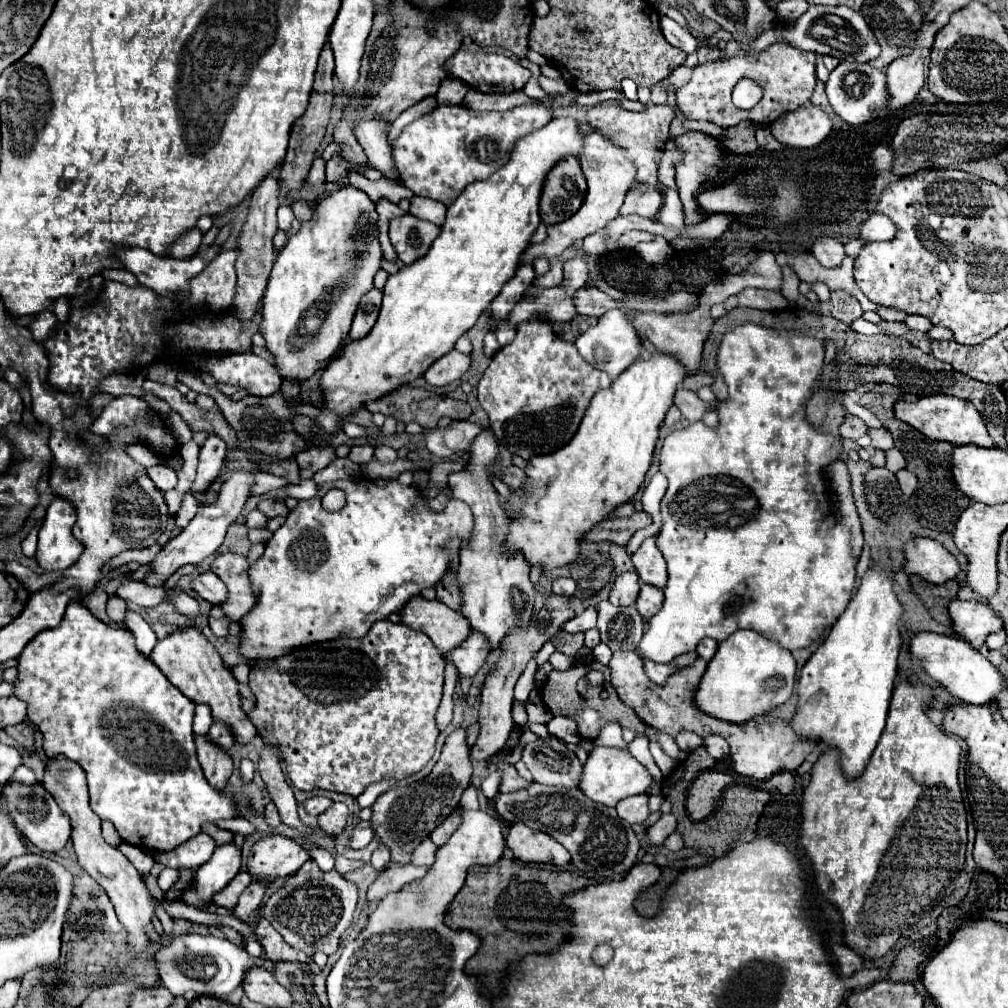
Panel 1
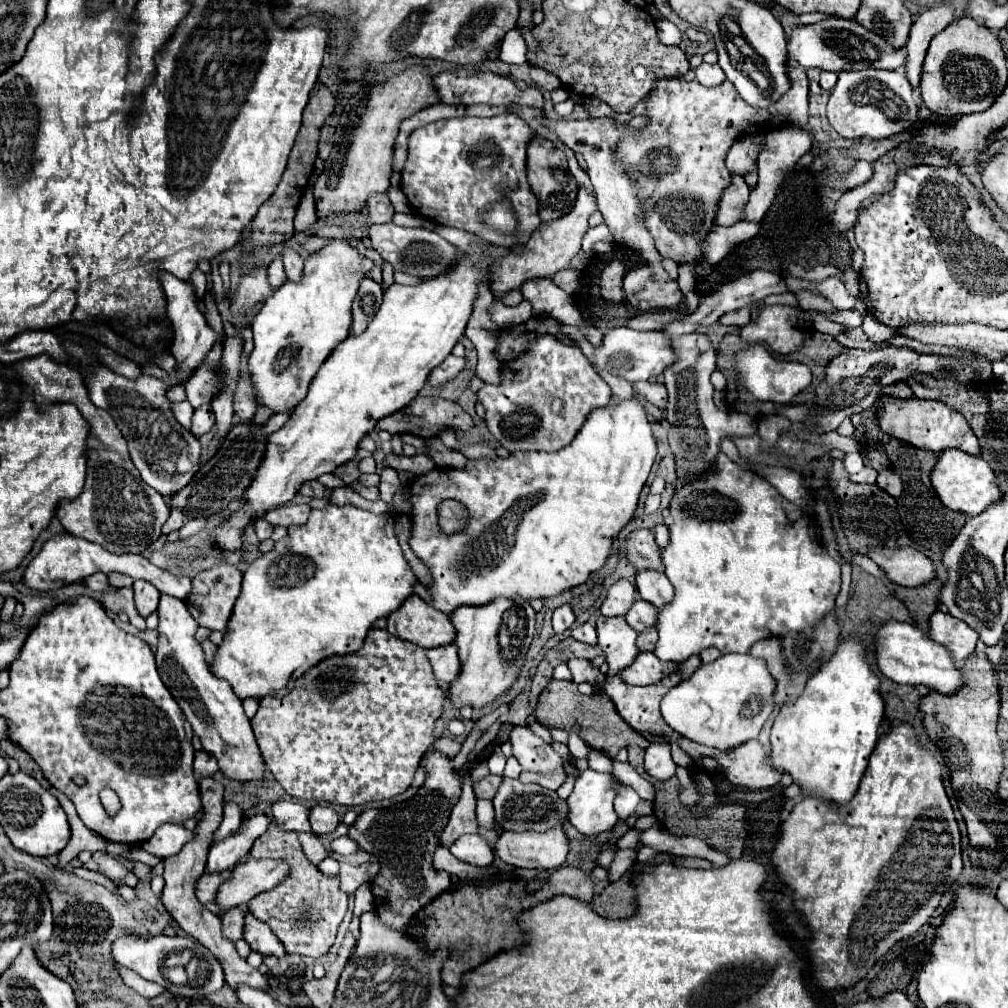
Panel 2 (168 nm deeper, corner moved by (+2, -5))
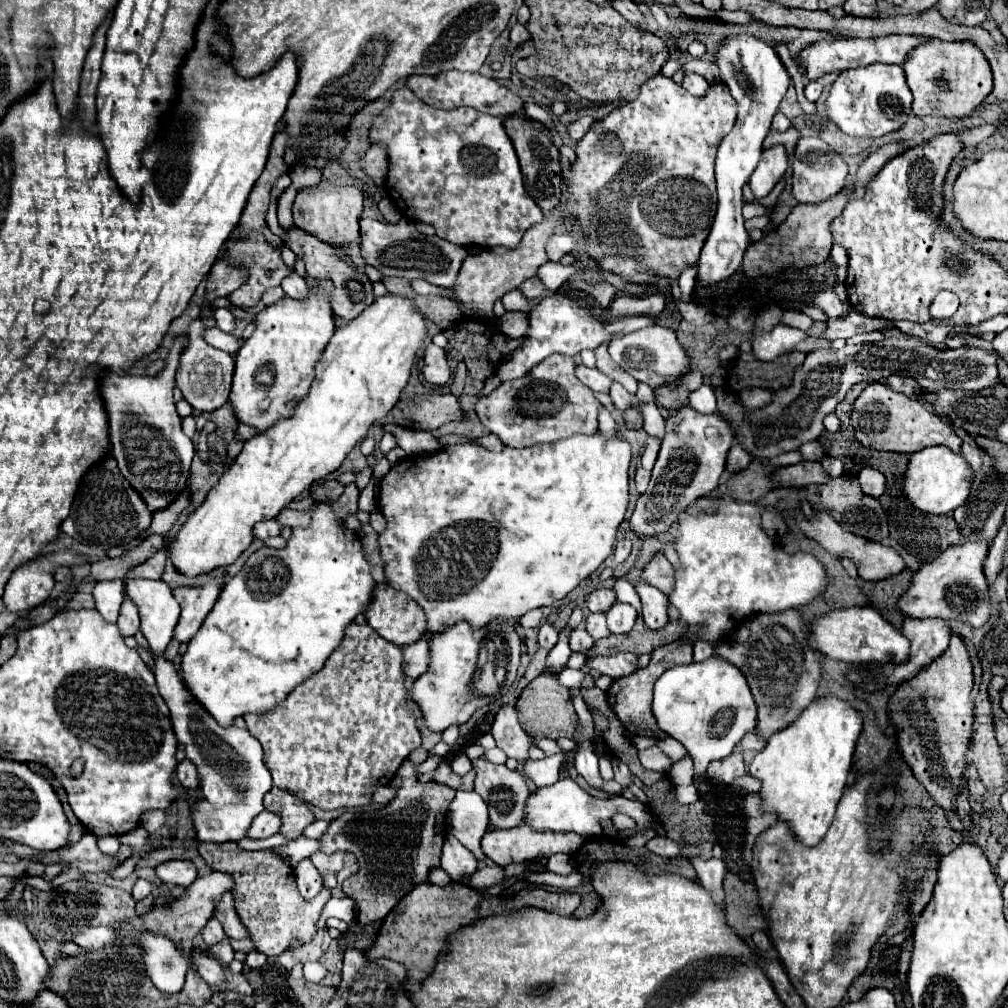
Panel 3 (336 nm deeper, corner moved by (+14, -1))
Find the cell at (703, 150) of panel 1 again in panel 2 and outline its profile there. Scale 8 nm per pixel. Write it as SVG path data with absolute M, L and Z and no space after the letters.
M731 175L731 186L723 192L719 202L719 214L717 224L729 227L742 219L743 209L748 203L750 189L744 178Z

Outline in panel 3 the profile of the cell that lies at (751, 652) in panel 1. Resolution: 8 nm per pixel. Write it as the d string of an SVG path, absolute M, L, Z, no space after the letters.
M715 656L669 668L653 690L653 714L661 730L679 740L693 758L693 776L703 778L707 764L727 758L741 738L757 726L757 706L741 670Z

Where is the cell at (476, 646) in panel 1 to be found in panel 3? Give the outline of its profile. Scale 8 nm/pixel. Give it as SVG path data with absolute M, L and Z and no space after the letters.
M421 638L415 644L403 646L403 654L405 654L405 674L411 678L419 678L421 674L425 674L427 666L429 666L429 640Z

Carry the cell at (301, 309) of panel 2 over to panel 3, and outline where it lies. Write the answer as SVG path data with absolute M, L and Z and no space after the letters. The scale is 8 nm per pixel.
M315 280L315 284L317 286L309 288L307 298L303 300L283 296L281 302L263 308L255 316L253 334L243 342L235 356L229 402L237 420L255 426L257 432L267 430L279 418L289 416L297 400L309 392L315 362L335 332L335 316L331 308L333 282Z

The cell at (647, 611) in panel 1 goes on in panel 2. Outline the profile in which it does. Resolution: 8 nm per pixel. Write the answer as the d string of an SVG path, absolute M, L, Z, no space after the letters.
M637 598L631 606L631 610L625 614L627 624L635 630L635 632L643 632L651 626L655 626L657 622L657 608L649 602L643 602L641 598Z

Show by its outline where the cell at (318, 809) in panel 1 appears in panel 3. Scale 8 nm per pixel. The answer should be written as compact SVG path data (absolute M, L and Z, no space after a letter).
M263 810L249 828L249 838L269 838L281 830L281 818L275 812Z

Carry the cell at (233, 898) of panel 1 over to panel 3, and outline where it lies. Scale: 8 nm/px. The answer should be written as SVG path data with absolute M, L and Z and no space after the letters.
M169 860L157 866L157 876L165 884L189 888L197 878L197 868L191 860Z

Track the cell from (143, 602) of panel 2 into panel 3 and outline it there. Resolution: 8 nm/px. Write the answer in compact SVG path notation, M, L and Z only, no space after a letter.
M125 596L123 604L121 604L121 614L119 614L119 620L117 620L117 626L121 630L123 636L131 636L139 630L139 610L137 610L137 604Z

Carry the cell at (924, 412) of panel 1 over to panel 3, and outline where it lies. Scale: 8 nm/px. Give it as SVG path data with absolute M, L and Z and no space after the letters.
M879 382L869 384L859 394L859 398L853 404L851 424L855 428L857 440L861 440L861 444L867 448L913 454L927 446L943 444L951 452L961 452L961 438L953 432L953 428L943 418L939 418L933 410L925 408L925 402L911 400L905 394L899 394Z

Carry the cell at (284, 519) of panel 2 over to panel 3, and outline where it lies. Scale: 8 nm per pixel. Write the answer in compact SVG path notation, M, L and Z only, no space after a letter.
M285 508L281 510L281 514L275 518L279 524L283 526L289 526L289 528L295 528L295 526L307 526L309 524L309 512L299 512L299 510L291 510L291 508Z

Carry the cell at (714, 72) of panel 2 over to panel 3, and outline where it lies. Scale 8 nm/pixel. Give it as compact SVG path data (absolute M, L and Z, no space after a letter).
M685 72L685 78L683 78L683 88L687 92L691 92L693 96L703 96L709 88L709 82L699 76L699 74L693 74L693 72Z

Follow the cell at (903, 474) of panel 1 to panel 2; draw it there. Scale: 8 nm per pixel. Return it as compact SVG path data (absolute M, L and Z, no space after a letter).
M883 470L883 472L879 472L875 484L877 484L881 490L885 490L887 494L891 494L893 498L899 498L899 494L901 494L901 490L903 490L901 478L899 478L893 470Z

